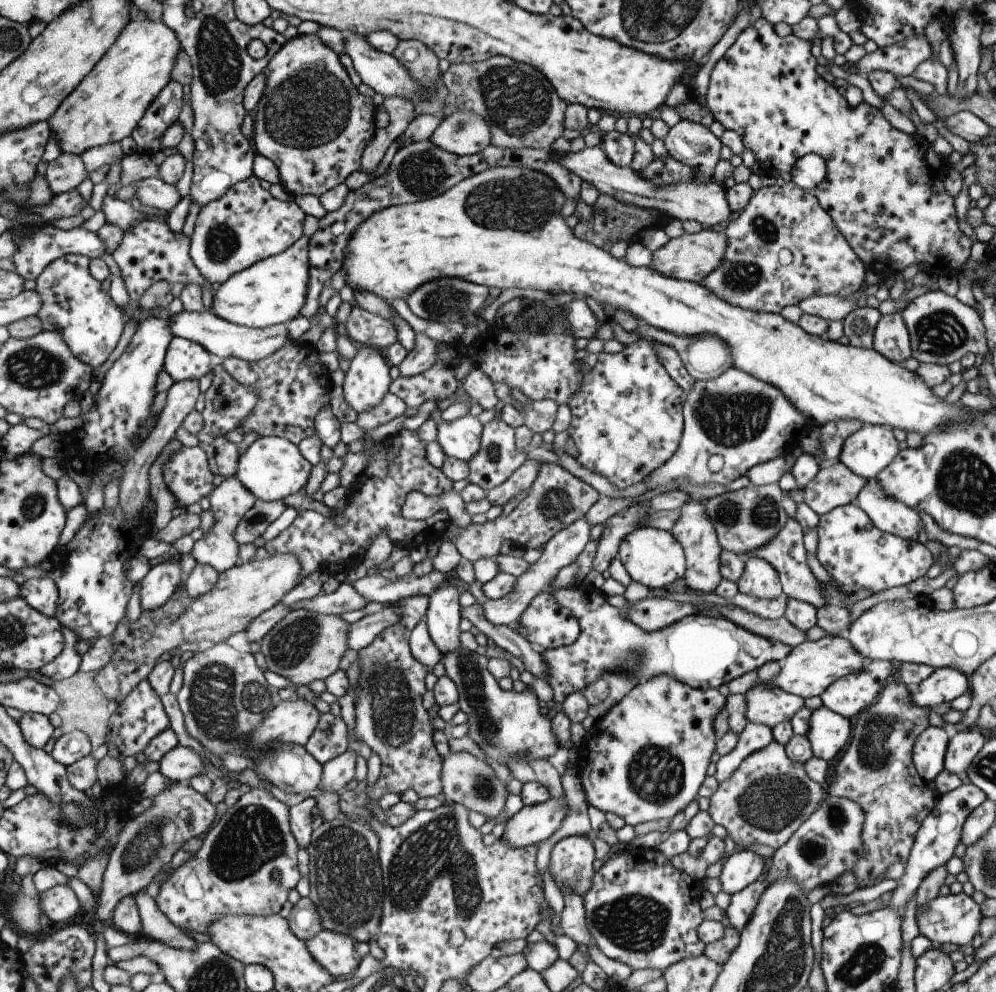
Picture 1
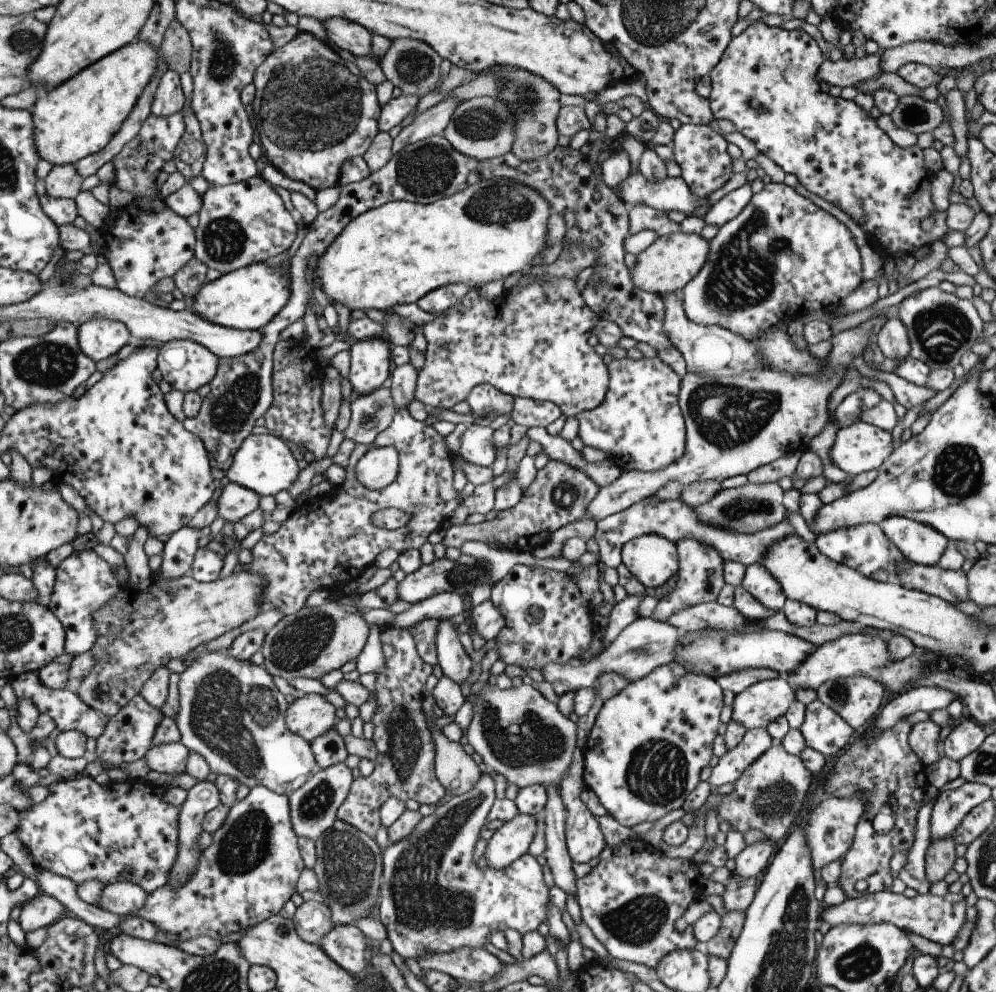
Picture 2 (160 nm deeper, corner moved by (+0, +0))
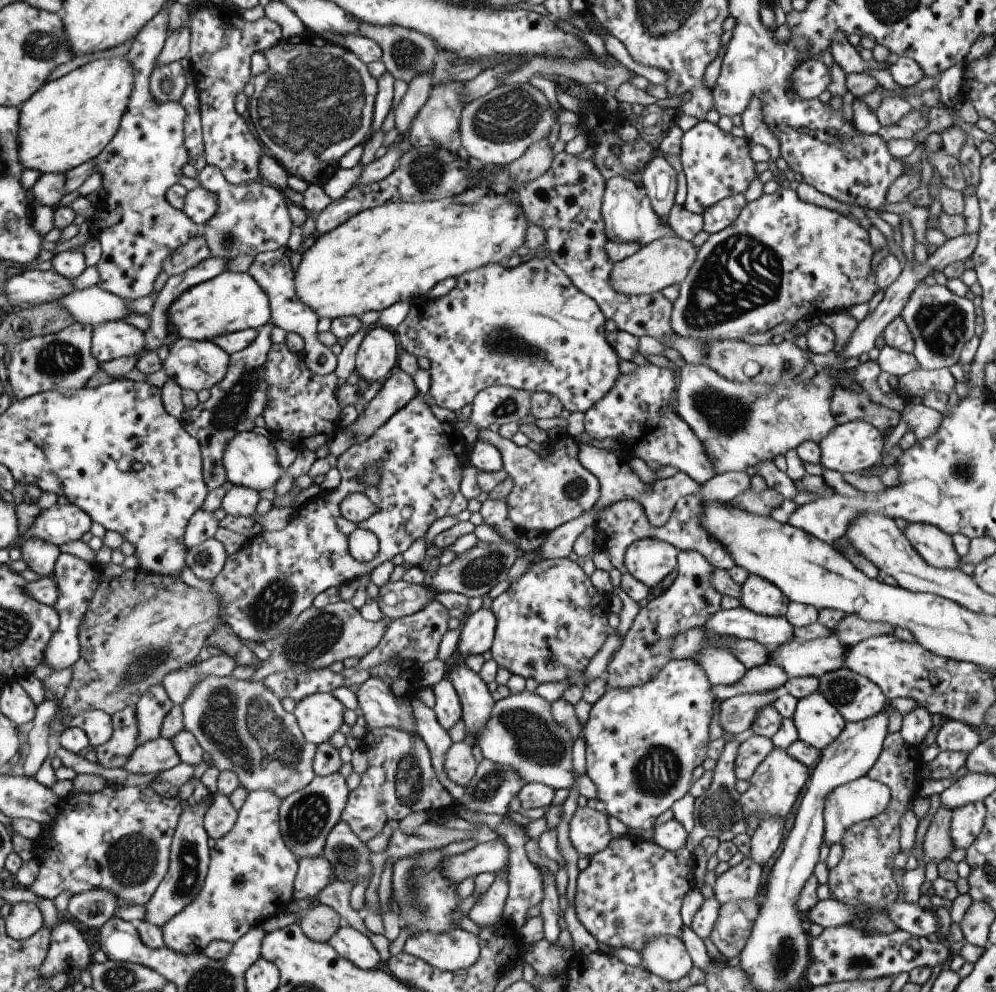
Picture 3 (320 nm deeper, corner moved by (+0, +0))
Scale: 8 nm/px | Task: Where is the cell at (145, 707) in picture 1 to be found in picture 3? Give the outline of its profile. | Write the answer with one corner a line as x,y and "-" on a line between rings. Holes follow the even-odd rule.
125,707
110,716
112,722
111,736
94,748
97,764
103,768
119,768
127,760
128,754
137,746
136,720
134,708

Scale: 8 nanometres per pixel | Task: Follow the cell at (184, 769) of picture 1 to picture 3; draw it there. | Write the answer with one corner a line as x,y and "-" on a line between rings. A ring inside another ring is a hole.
159,736
138,744
131,754
128,754
121,768
131,774
151,774
173,768
179,762
180,758
175,752
172,741

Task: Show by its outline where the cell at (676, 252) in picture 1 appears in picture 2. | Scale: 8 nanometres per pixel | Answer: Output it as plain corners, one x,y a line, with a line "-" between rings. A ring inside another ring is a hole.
676,231
657,237
644,251
636,254
635,263
628,269
628,275
634,287
662,295
678,291
691,280
703,266
708,255
708,241
696,234

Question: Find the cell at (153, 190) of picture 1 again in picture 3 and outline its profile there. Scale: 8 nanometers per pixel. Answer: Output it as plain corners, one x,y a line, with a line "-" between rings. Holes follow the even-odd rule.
202,187
186,192
181,212
200,227
216,214
217,208
214,192

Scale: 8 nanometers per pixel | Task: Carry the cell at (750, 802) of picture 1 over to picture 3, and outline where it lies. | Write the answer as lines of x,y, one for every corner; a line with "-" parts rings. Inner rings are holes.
773,747
754,768
753,774
747,780
749,787
740,794
739,804
742,806
743,818
756,814
761,820
773,815
782,821
788,821
803,793
809,772
806,766
791,758
784,750

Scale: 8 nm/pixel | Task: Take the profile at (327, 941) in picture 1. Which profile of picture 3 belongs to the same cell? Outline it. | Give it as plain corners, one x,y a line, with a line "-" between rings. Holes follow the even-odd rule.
349,925
339,928
328,938
333,950
344,959
349,960
357,968
363,970
375,969
379,962
379,954
371,945
367,935
355,930

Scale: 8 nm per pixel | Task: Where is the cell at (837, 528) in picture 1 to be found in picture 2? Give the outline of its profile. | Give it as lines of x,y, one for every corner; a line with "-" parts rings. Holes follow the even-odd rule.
873,523
841,527
817,535
814,545
822,555
834,560
835,563
844,564
866,577
873,574
875,570
885,570
892,576
896,566
905,560
899,549
885,536
880,526

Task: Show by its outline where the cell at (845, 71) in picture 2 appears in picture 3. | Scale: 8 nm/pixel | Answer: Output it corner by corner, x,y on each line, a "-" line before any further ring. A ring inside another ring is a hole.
805,59
796,66
788,80
792,81
792,90
802,99
817,99
829,84
830,72
820,59

